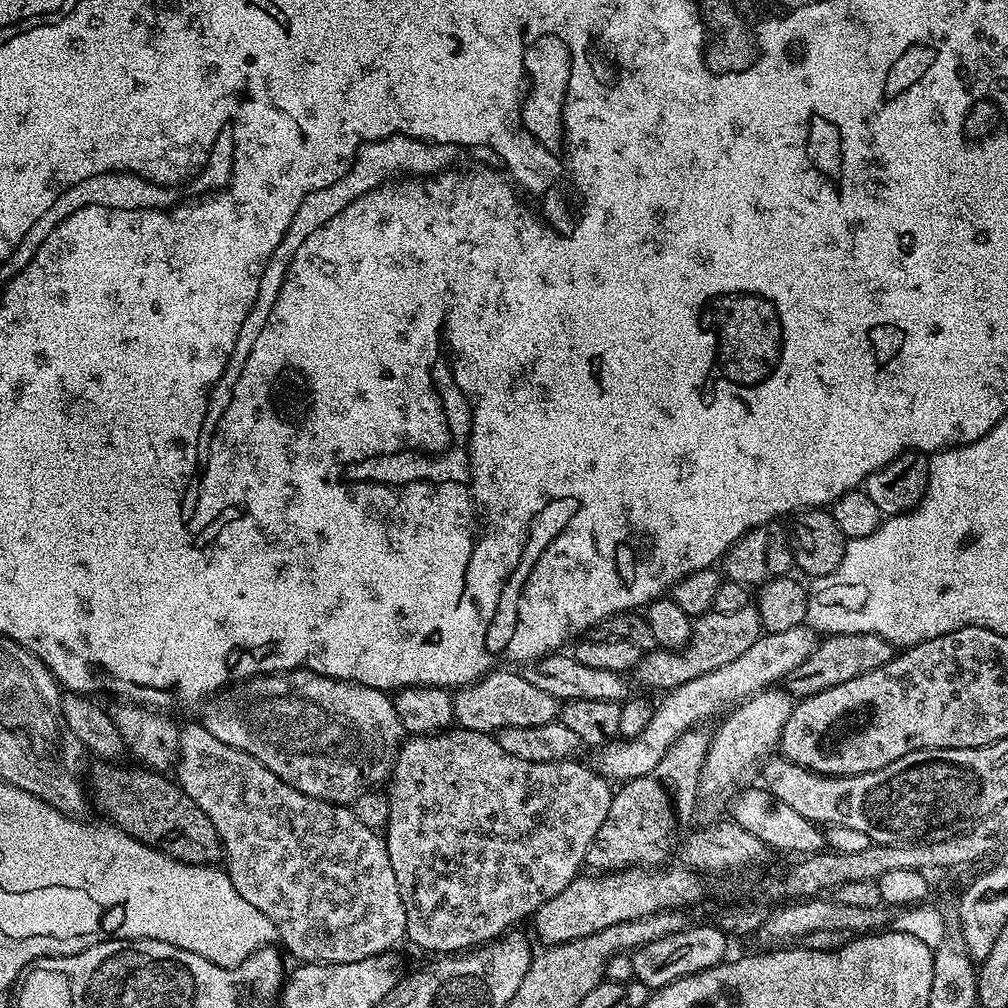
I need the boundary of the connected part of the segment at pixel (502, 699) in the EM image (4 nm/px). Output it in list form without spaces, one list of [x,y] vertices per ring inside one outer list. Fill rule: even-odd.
[[[493,670],[472,684],[465,684],[453,695],[452,705],[454,720],[459,727],[489,734],[518,726],[546,726],[559,717],[561,710],[554,697],[526,682],[526,678],[516,670]]]

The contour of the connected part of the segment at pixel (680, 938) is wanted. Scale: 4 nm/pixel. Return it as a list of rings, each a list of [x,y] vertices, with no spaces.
[[[700,924],[697,928],[686,926],[678,934],[658,938],[658,942],[650,942],[635,949],[631,953],[635,979],[641,980],[648,988],[655,990],[665,988],[670,982],[683,976],[698,974],[702,970],[725,963],[727,956],[724,955],[728,952],[729,937],[723,928],[712,924]]]

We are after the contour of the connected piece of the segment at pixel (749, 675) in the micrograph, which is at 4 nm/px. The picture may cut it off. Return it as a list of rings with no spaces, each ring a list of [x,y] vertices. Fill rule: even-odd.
[[[799,626],[785,630],[782,633],[765,631],[754,642],[754,646],[749,646],[741,656],[734,658],[734,662],[726,662],[726,666],[718,666],[718,670],[710,670],[698,678],[690,678],[690,682],[682,682],[682,686],[665,691],[663,693],[664,701],[661,704],[657,703],[653,707],[652,717],[649,724],[646,725],[646,730],[642,730],[642,734],[637,736],[617,738],[603,745],[599,749],[600,757],[594,761],[595,767],[601,776],[612,782],[633,780],[642,774],[650,774],[650,770],[654,770],[654,766],[658,766],[658,762],[662,762],[662,754],[666,754],[666,750],[670,750],[672,743],[683,732],[690,732],[693,728],[703,725],[705,723],[703,720],[708,720],[711,716],[717,715],[716,717],[719,717],[725,710],[740,704],[757,692],[771,689],[779,683],[778,680],[783,681],[789,673],[800,666],[816,649],[817,643],[817,633],[807,626]]]

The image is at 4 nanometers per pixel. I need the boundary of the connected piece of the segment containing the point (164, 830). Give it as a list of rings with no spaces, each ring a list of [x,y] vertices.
[[[96,762],[90,768],[90,800],[105,812],[107,819],[138,842],[166,853],[183,864],[221,863],[224,848],[214,822],[202,814],[198,802],[190,798],[171,775],[143,766],[127,768],[124,762]]]

